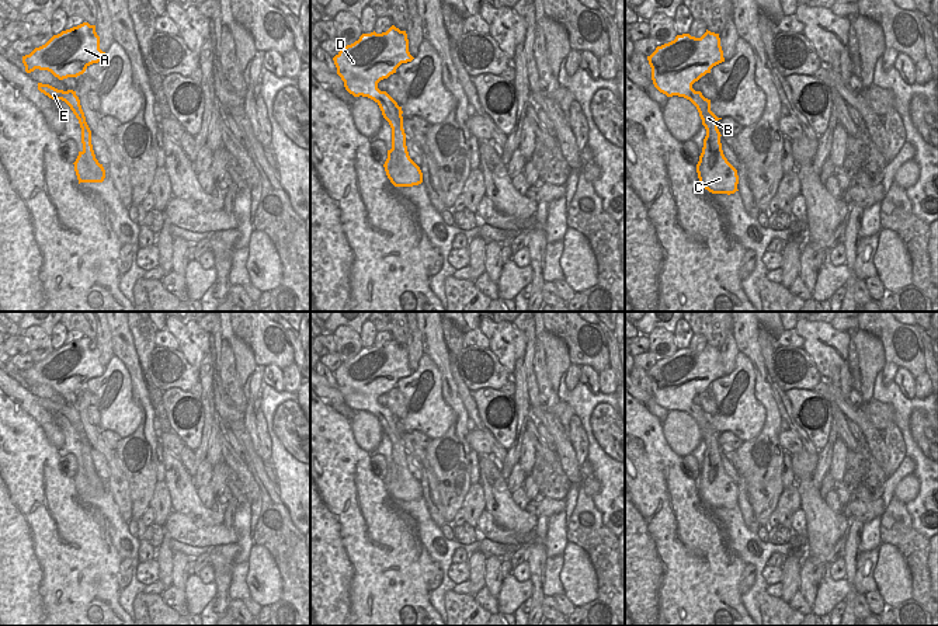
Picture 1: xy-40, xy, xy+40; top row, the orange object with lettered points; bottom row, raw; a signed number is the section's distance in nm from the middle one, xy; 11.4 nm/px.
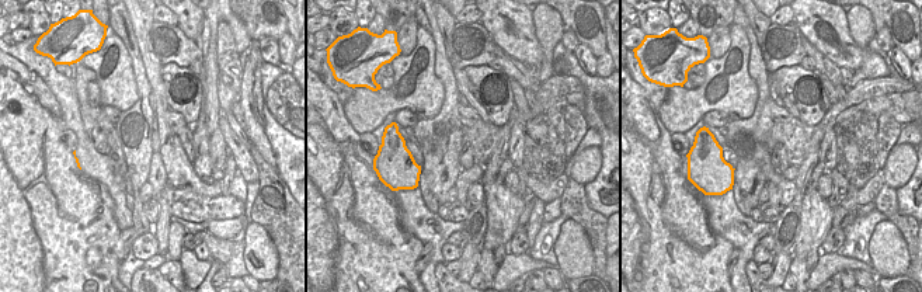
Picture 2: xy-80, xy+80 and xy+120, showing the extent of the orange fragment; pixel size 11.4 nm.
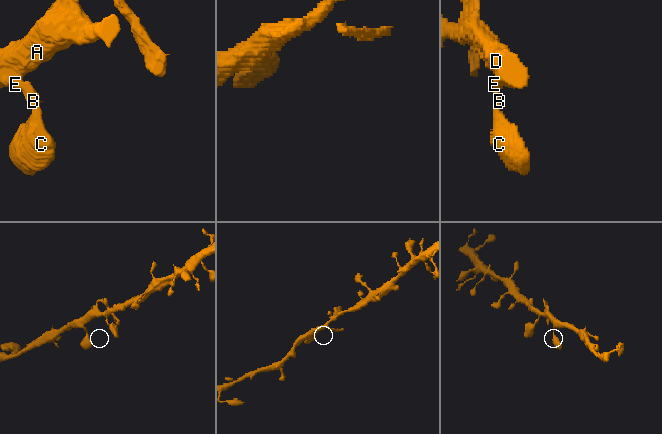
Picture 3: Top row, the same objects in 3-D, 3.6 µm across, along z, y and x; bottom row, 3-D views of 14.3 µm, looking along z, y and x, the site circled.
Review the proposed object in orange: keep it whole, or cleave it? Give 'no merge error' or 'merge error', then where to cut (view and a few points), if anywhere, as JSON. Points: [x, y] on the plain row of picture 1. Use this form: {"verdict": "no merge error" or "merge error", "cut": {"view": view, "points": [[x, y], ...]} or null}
{"verdict": "no merge error", "cut": null}

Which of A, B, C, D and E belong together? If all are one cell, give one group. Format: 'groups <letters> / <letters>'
groups A B C D E

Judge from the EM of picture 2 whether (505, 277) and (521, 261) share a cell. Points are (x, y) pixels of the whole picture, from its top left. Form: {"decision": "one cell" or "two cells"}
{"decision": "one cell"}

